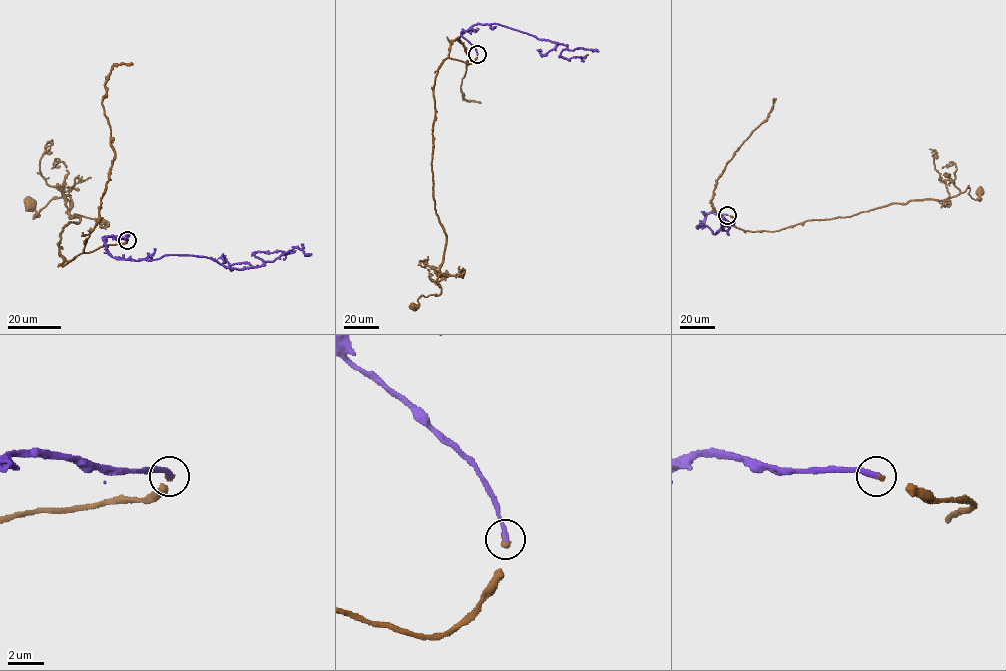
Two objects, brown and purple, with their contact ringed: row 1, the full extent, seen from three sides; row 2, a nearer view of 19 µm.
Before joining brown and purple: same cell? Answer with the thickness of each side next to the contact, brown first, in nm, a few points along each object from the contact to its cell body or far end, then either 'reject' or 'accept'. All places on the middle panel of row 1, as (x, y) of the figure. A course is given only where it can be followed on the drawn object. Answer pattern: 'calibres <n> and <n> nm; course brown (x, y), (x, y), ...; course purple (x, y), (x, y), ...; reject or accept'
calibres 180 and 360 nm; course brown (477, 54), (469, 63), (447, 58), (435, 79), (433, 195), (446, 246), (441, 292), (421, 296), (414, 307); course purple (477, 54), (461, 32), (478, 24), (498, 23), (563, 44), (567, 48), (560, 54), (564, 58), (588, 54); accept

